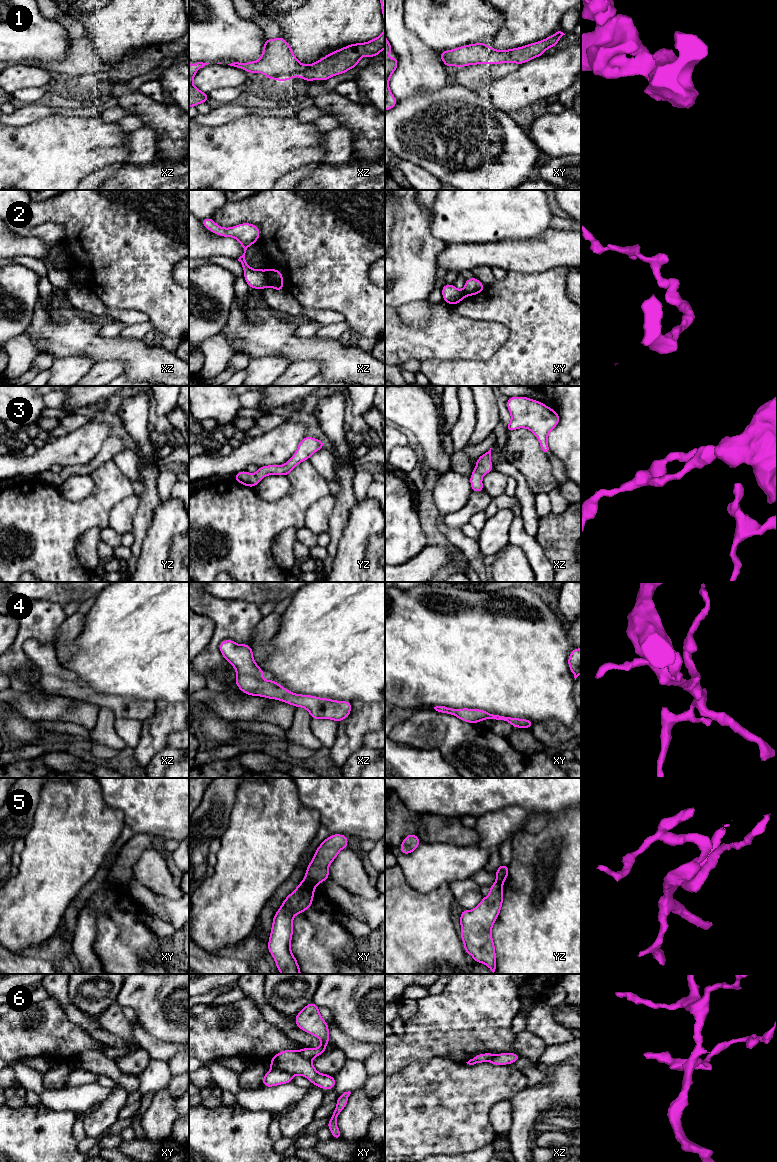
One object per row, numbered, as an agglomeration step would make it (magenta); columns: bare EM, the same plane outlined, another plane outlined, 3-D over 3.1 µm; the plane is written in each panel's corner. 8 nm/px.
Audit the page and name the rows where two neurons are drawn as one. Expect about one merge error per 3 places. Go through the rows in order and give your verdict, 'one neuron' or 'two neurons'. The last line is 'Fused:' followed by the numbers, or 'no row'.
1: one neuron
2: two neurons
3: one neuron
4: one neuron
5: two neurons
6: two neurons
Fused: 2, 5, 6

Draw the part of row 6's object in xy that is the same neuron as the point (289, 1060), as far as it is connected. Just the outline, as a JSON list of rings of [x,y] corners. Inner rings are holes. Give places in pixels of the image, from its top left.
[[[287,1049],[277,1053],[270,1060],[270,1066],[293,1075],[304,1076],[313,1085],[325,1090],[333,1089],[336,1085],[333,1076],[319,1073],[313,1066],[312,1060],[303,1058],[296,1050]]]

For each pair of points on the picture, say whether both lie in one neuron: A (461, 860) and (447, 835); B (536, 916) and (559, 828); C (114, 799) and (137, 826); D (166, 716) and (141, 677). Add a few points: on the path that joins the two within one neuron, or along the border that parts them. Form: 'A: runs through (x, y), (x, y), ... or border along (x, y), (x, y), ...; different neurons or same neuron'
A: border along (429, 842), (447, 842), (456, 845), (476, 844); different neurons
B: runs through (558, 894), (560, 892), (560, 850); same neuron
C: runs through (121, 803), (137, 819); same neuron
D: border along (154, 701), (178, 702); different neurons

